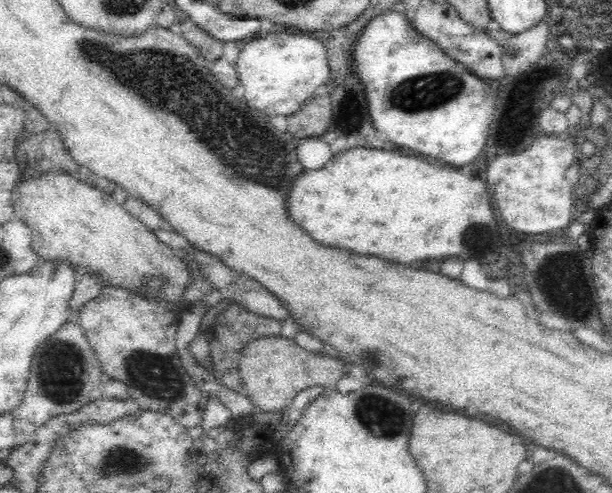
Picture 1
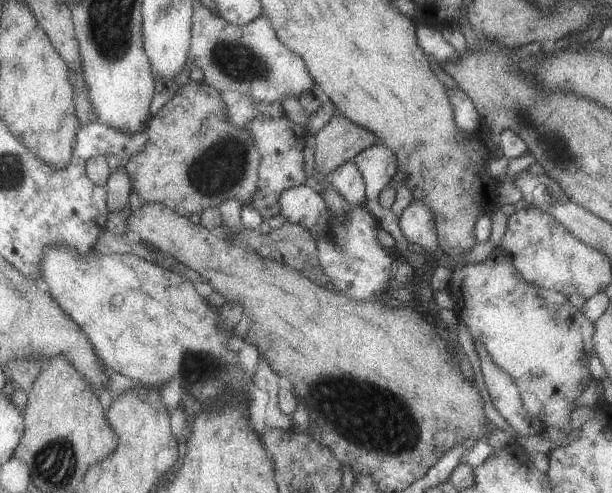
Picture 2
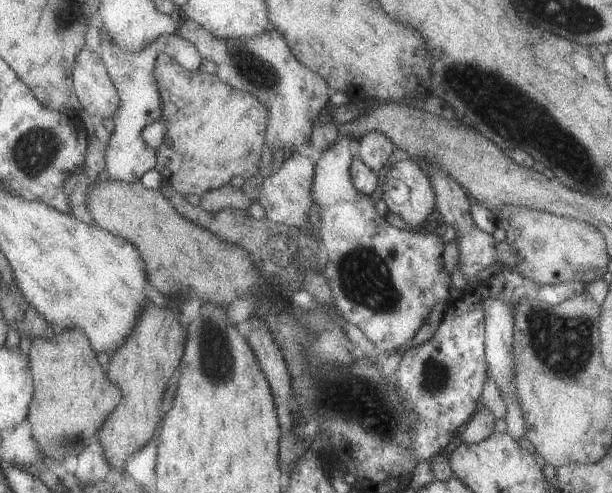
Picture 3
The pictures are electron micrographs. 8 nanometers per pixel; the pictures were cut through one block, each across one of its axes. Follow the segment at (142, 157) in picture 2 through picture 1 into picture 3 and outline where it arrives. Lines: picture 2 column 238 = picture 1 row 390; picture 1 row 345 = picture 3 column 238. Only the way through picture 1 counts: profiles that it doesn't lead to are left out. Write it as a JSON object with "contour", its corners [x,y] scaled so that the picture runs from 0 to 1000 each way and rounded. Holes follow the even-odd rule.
{"contour":[[[257,110],[253,118],[250,166],[263,211],[260,247],[270,252],[266,284],[257,300],[250,300],[257,327],[253,345],[283,385],[297,400],[309,396],[327,400],[342,385],[361,381],[381,357],[404,363],[420,351],[433,256],[436,256],[436,219],[417,195],[371,174],[351,152],[340,152],[324,142],[309,146],[270,110]]]}

